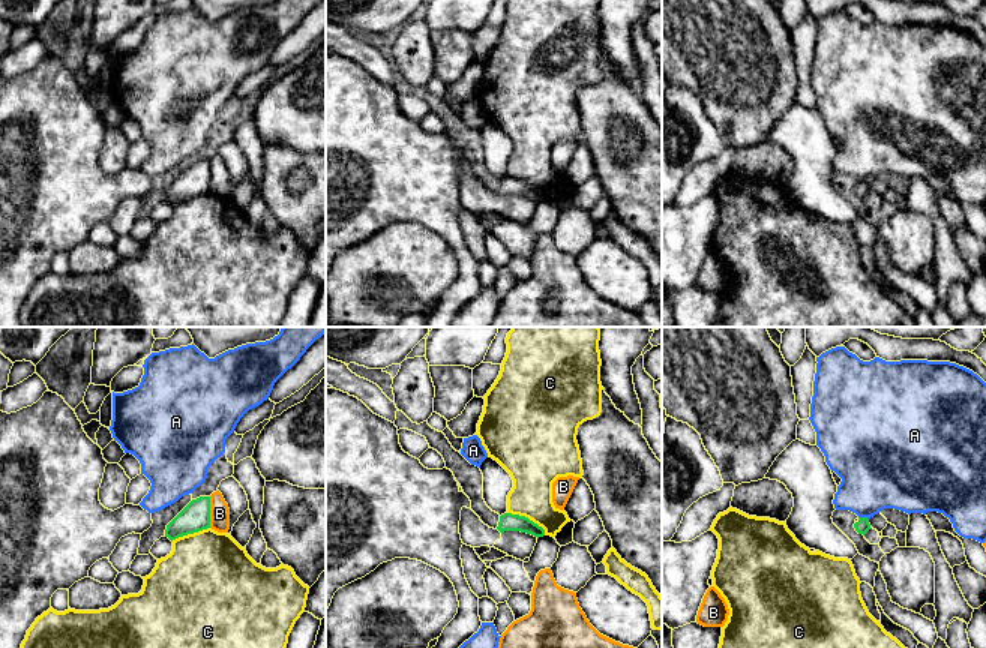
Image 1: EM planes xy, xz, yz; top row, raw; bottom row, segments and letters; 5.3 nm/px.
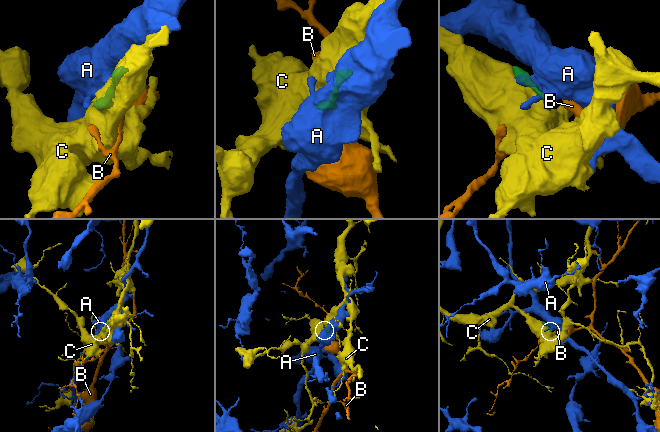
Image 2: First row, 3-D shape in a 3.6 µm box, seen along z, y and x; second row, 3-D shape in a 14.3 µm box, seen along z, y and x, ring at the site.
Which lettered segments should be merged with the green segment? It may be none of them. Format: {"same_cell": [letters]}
{"same_cell": []}

